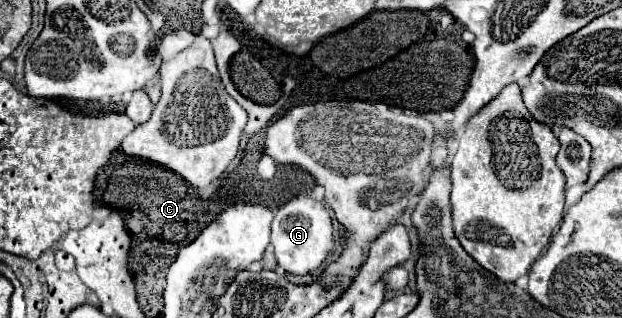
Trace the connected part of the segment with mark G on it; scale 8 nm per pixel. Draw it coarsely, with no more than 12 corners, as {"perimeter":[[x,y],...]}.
{"perimeter":[[310,196],[282,205],[270,242],[278,266],[316,272],[334,248],[326,208]]}

